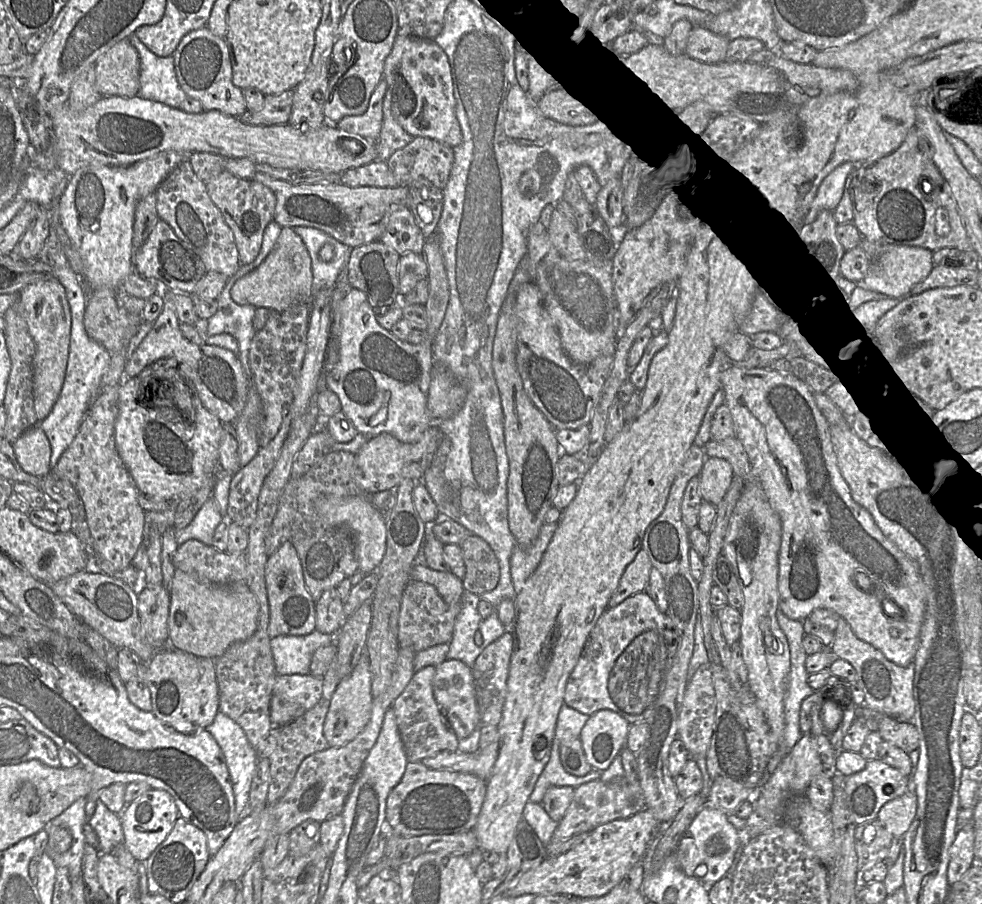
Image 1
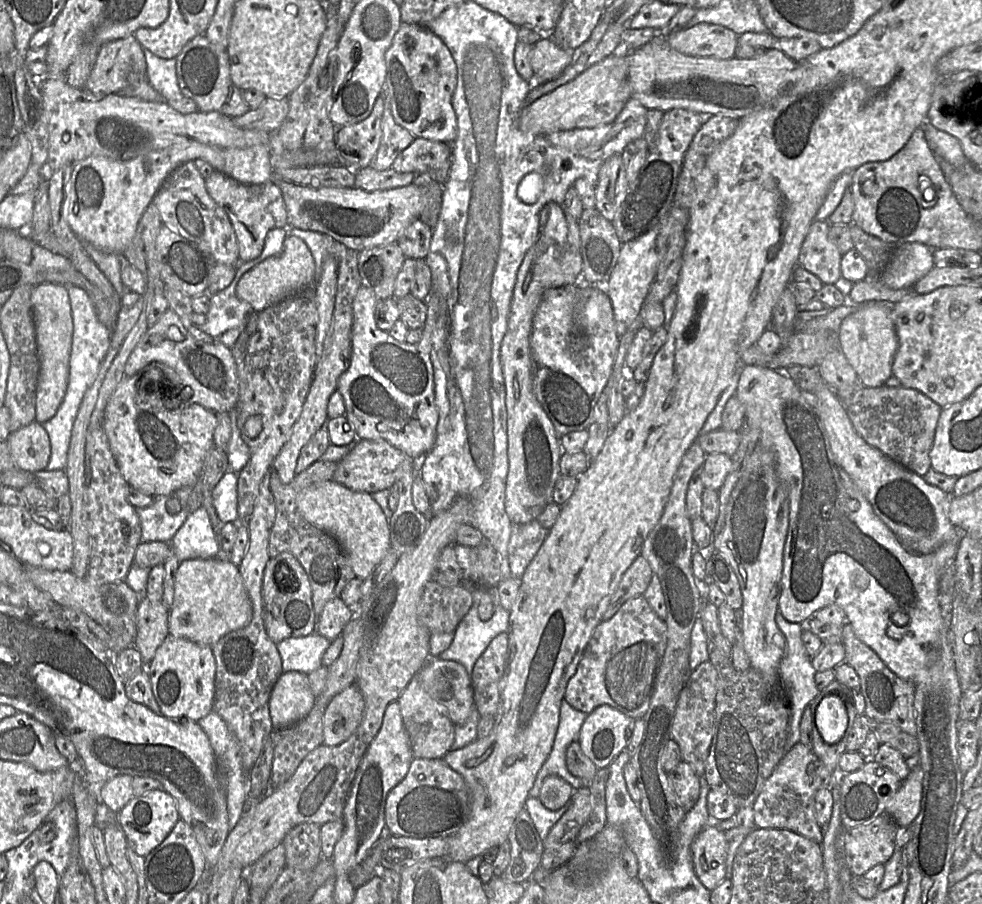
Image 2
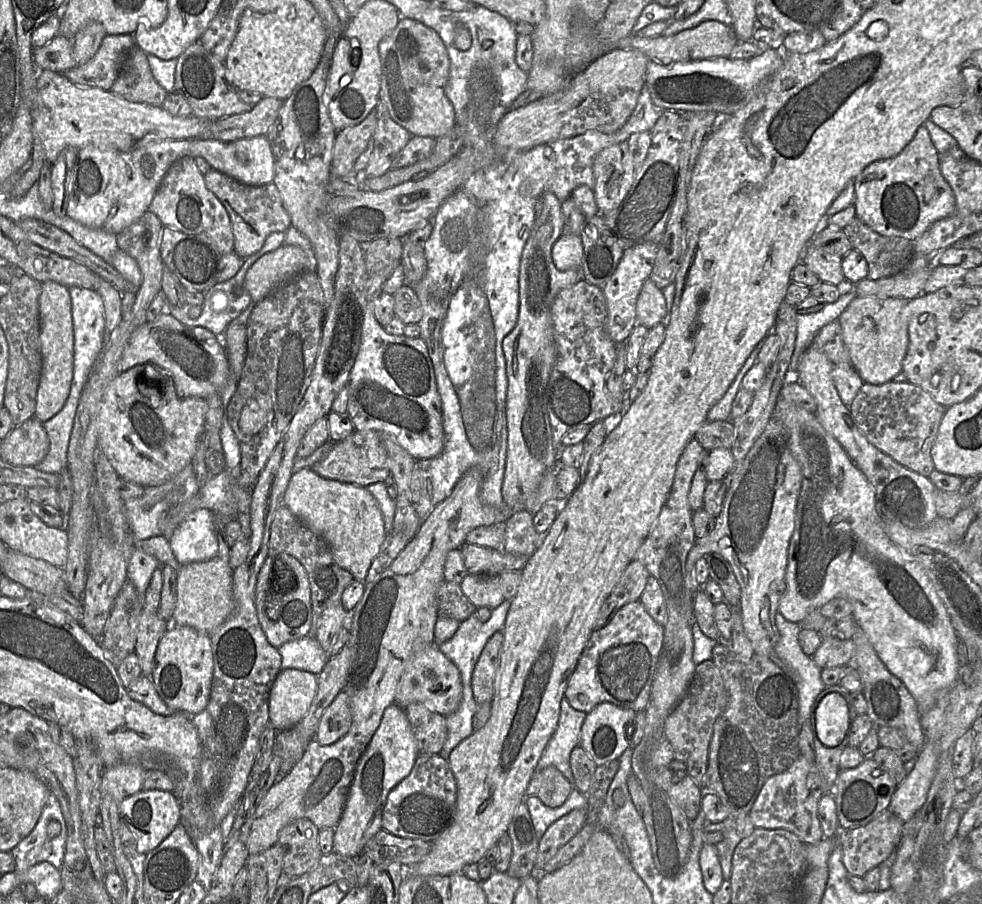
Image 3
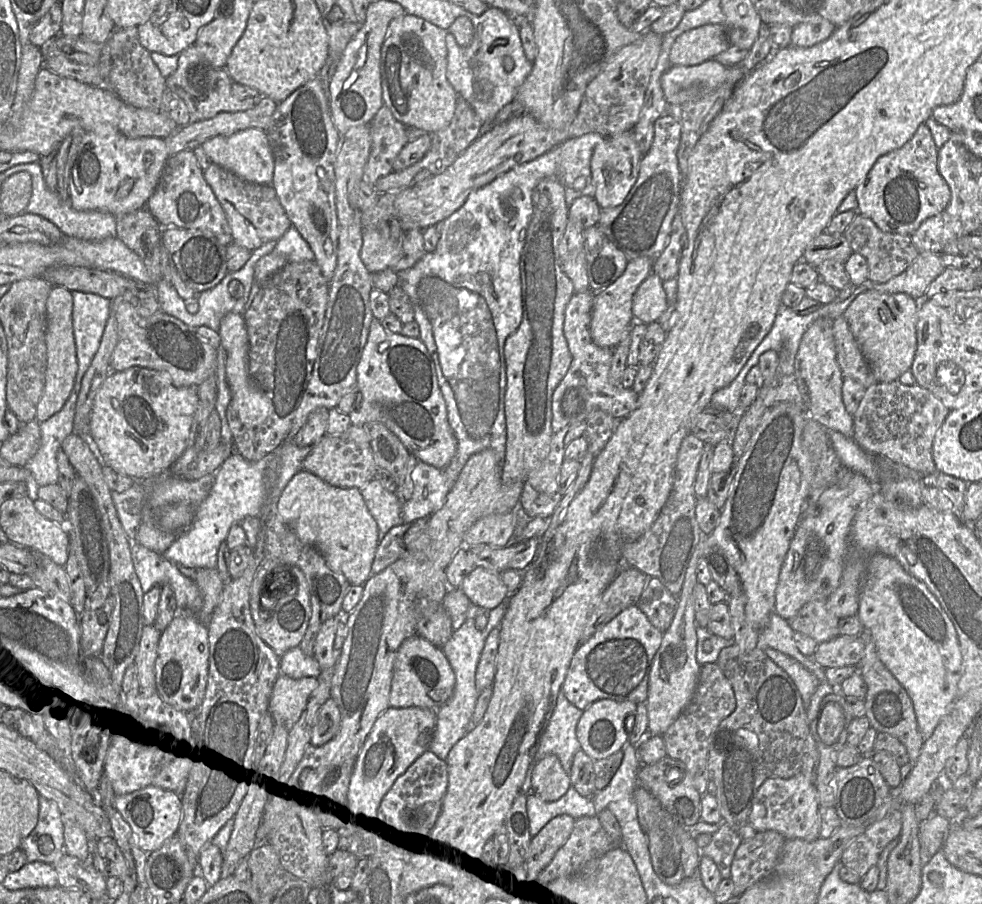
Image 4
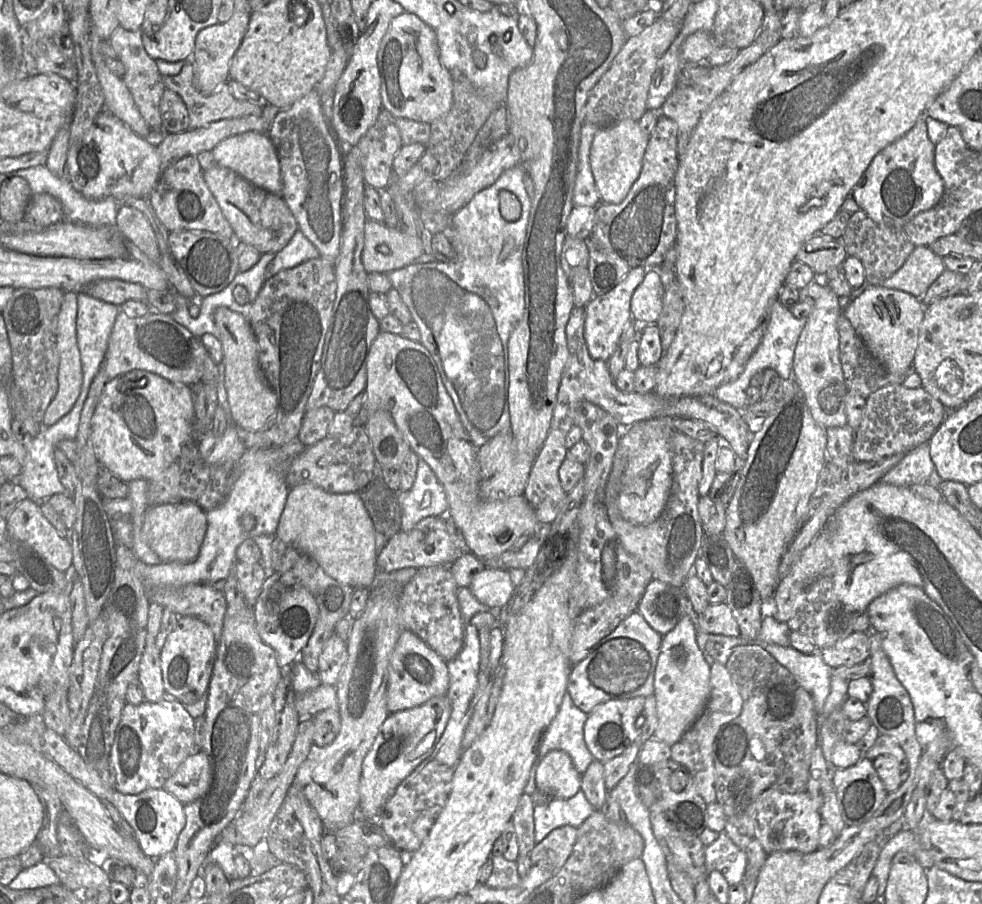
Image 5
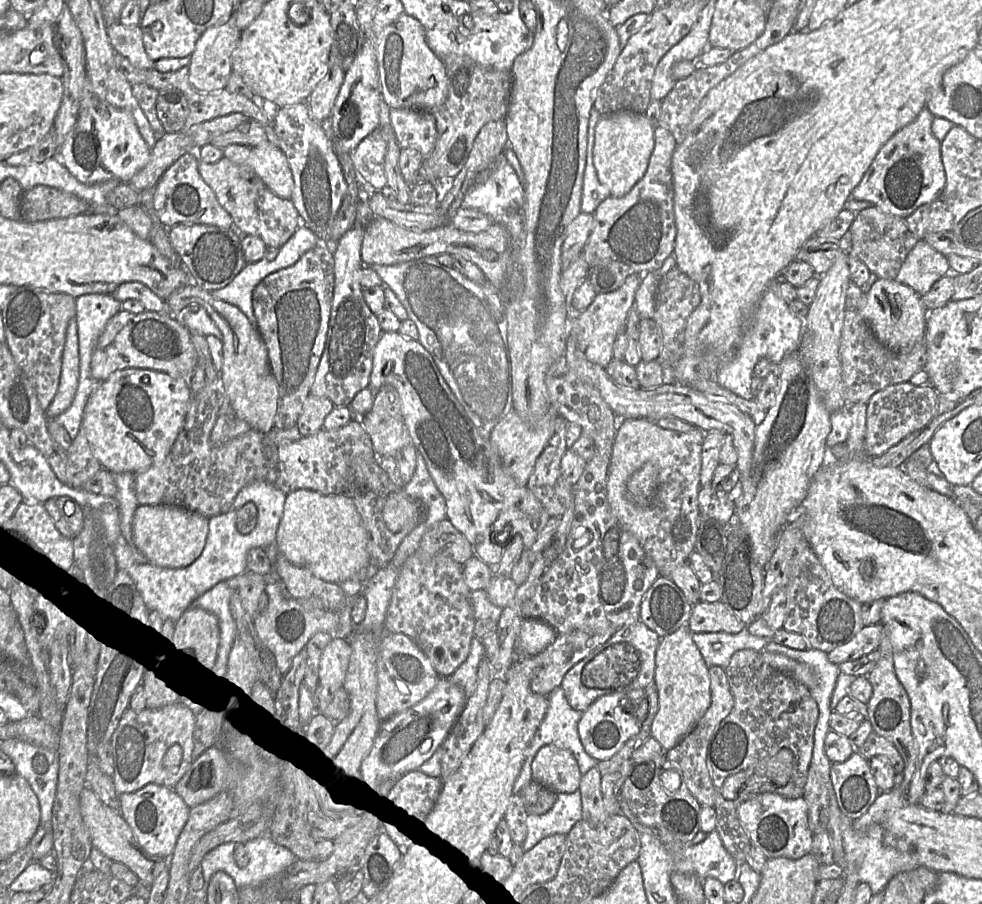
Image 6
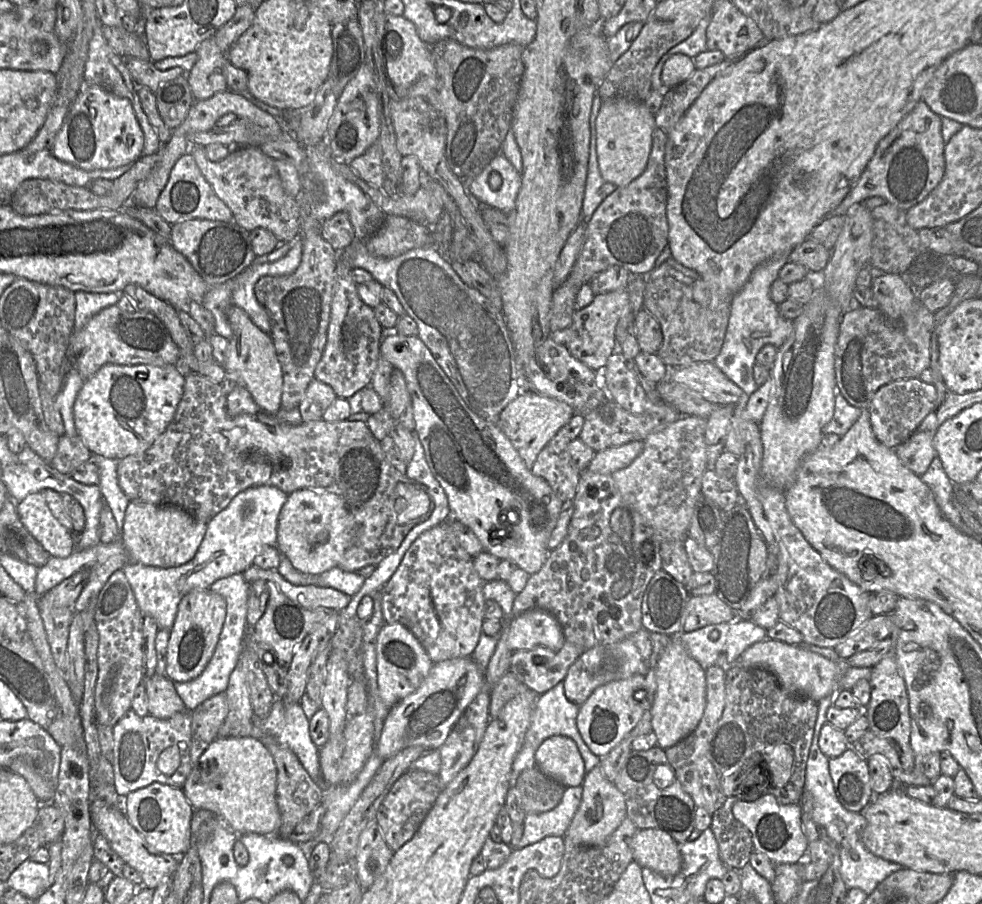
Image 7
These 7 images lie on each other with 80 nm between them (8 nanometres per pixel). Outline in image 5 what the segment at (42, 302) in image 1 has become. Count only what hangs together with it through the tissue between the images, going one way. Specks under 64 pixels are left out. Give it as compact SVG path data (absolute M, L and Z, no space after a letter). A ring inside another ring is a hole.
M65 292L58 314L56 328L56 348L59 360L58 389L42 419L42 425L47 427L57 422L71 410L81 390L82 369L76 336L77 295L76 292Z

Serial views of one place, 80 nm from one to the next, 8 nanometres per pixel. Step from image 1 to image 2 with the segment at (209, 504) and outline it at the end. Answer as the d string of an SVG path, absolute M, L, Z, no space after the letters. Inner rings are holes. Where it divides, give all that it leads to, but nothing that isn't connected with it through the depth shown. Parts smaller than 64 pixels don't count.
M204 507L188 514L170 545L179 562L218 555L219 545L209 514Z

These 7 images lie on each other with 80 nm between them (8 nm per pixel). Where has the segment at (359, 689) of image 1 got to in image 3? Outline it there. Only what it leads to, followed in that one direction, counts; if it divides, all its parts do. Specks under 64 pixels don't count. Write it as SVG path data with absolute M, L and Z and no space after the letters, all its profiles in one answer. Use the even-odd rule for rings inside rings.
M340 692L323 712L314 740L320 745L331 745L347 734L352 723L348 696Z

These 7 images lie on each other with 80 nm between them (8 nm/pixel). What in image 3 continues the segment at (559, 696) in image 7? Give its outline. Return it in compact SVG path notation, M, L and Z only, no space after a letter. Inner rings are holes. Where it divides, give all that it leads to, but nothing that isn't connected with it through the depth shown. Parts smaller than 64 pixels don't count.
M562 697L557 727L536 765L526 789L526 797L537 795L541 772L548 766L556 767L574 788L575 779L570 768L570 754L574 747L580 745L580 731L586 715L587 713L574 709L566 697Z

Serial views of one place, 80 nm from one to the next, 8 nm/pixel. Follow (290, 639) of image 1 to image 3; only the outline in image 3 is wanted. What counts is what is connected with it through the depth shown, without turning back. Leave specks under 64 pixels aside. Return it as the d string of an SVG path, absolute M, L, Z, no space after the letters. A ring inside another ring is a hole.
M303 637L284 643L278 648L282 669L297 669L319 675L328 660L328 654L314 637Z

